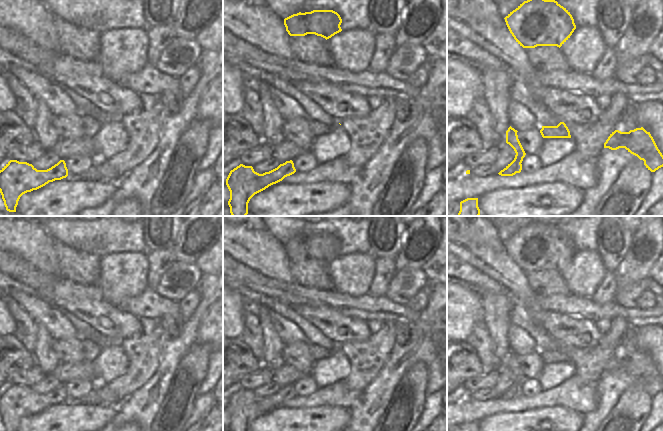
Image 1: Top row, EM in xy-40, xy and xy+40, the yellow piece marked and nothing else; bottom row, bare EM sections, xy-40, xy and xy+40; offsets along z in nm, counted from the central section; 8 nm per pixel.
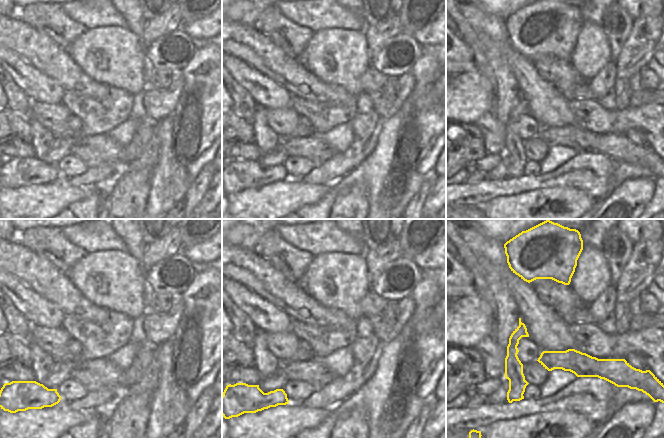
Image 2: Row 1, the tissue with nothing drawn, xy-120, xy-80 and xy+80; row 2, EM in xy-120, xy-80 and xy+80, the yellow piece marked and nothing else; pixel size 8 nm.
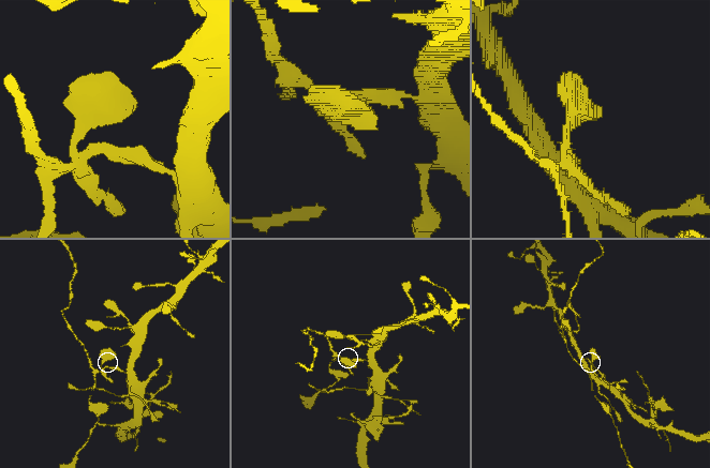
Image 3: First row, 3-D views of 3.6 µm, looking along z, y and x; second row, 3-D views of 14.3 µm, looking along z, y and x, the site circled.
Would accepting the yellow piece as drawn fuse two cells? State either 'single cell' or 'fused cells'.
fused cells

